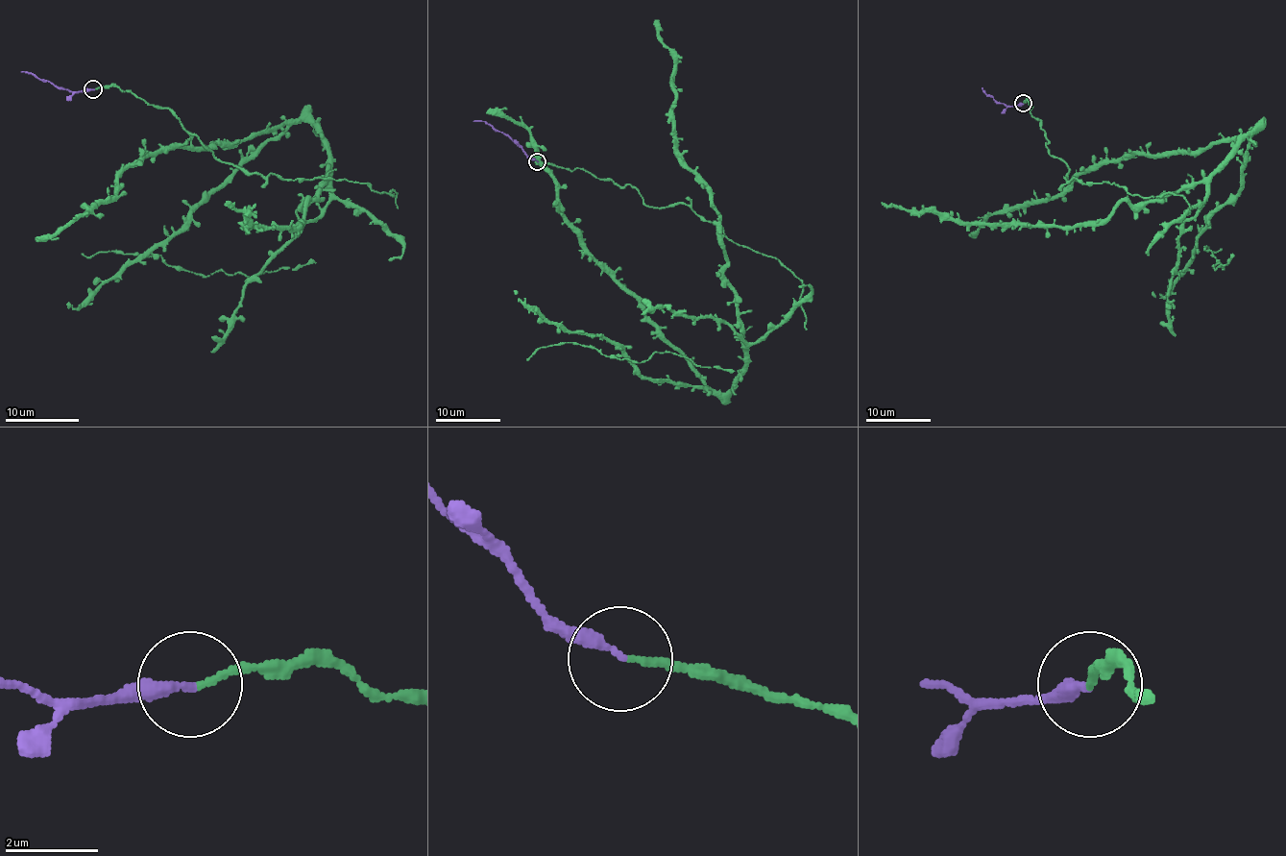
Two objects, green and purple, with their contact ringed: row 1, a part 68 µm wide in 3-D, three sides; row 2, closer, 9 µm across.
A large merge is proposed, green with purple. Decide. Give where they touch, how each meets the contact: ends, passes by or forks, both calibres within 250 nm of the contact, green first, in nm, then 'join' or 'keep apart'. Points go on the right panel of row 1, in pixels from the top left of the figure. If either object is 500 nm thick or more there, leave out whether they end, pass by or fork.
(1023, 103) | green ends | purple ends | 130/240 nm | join

